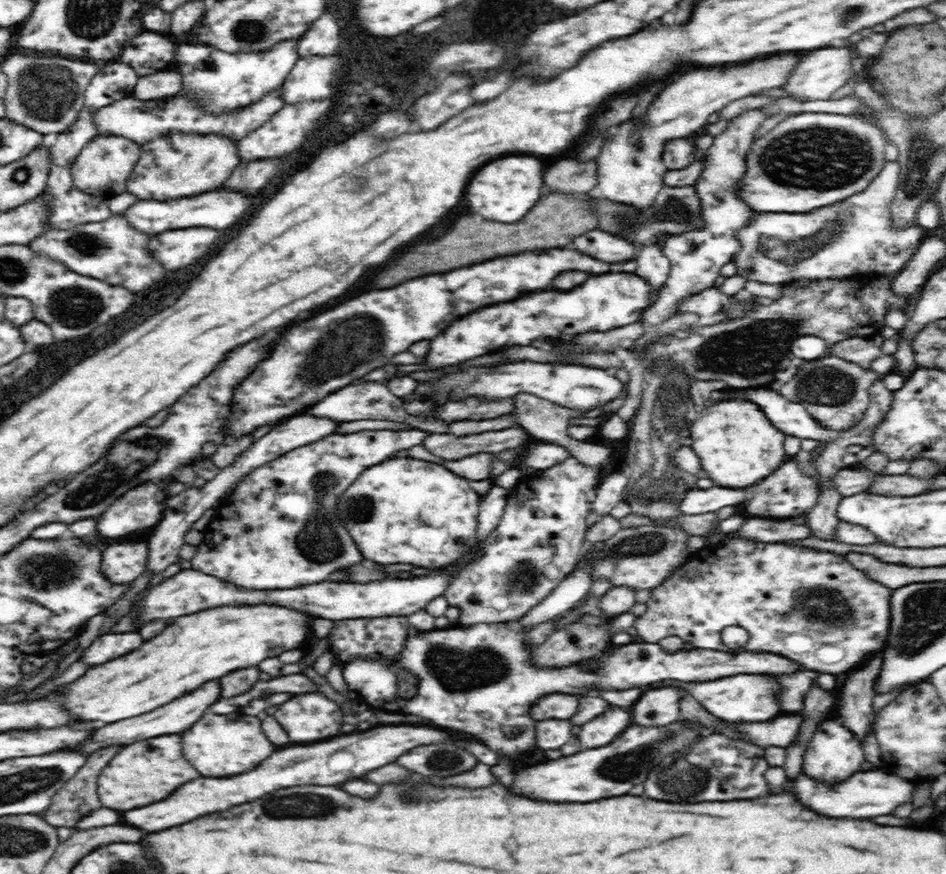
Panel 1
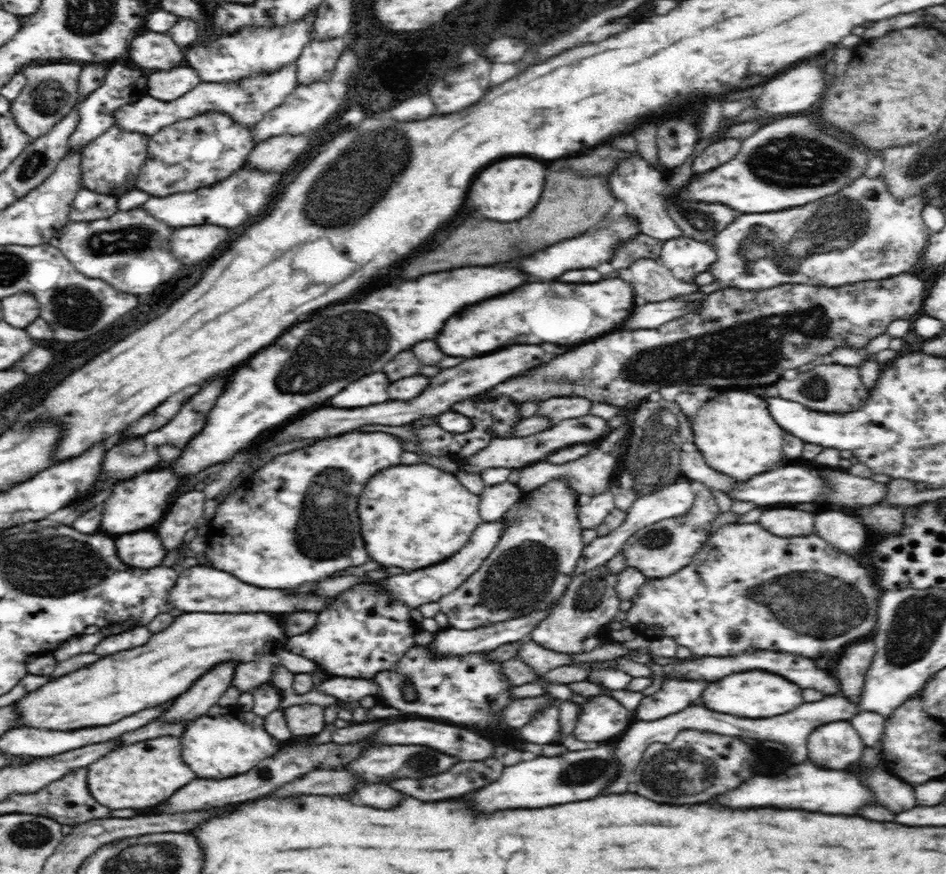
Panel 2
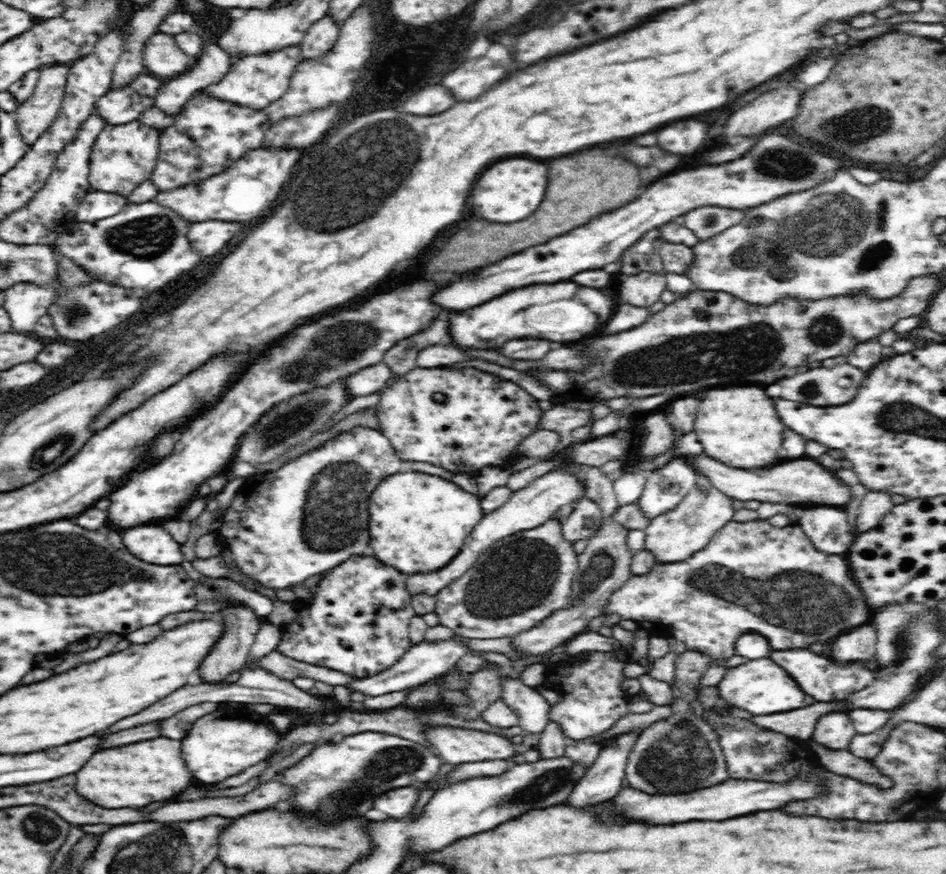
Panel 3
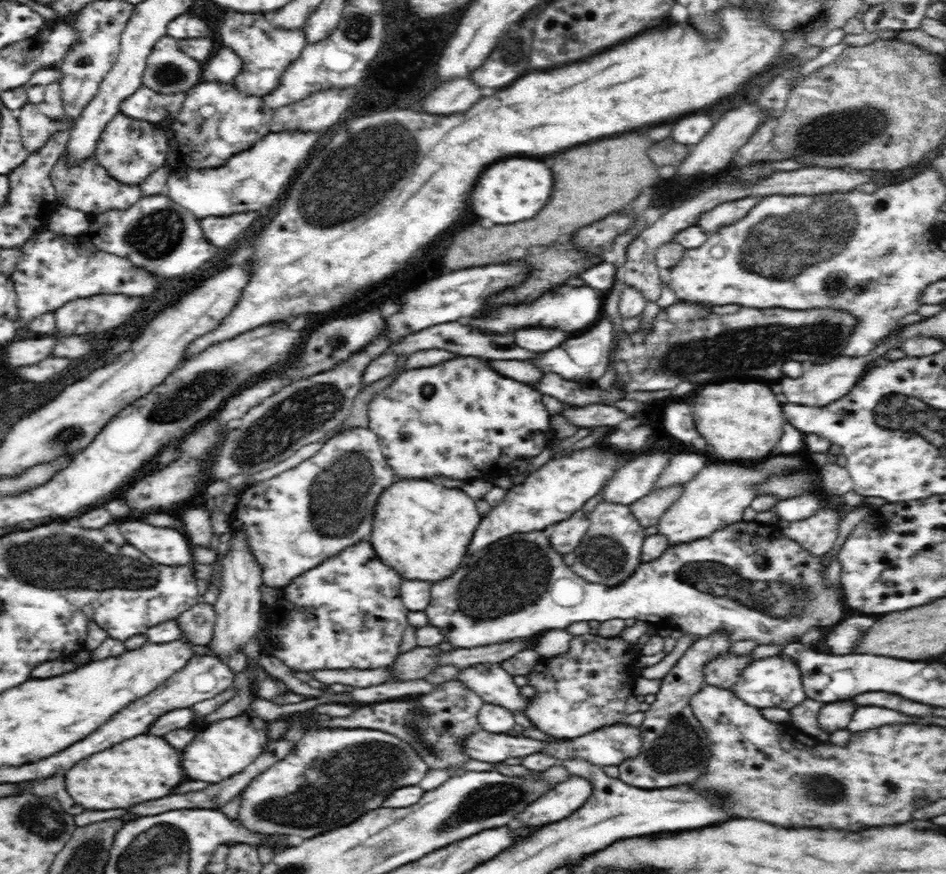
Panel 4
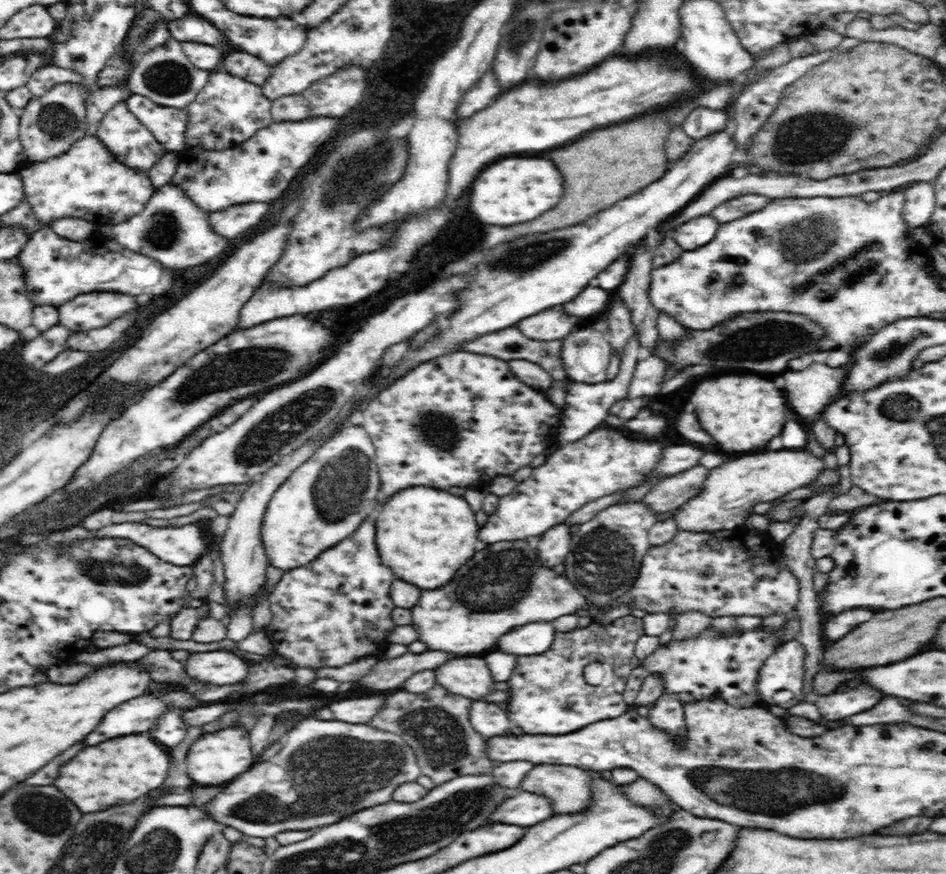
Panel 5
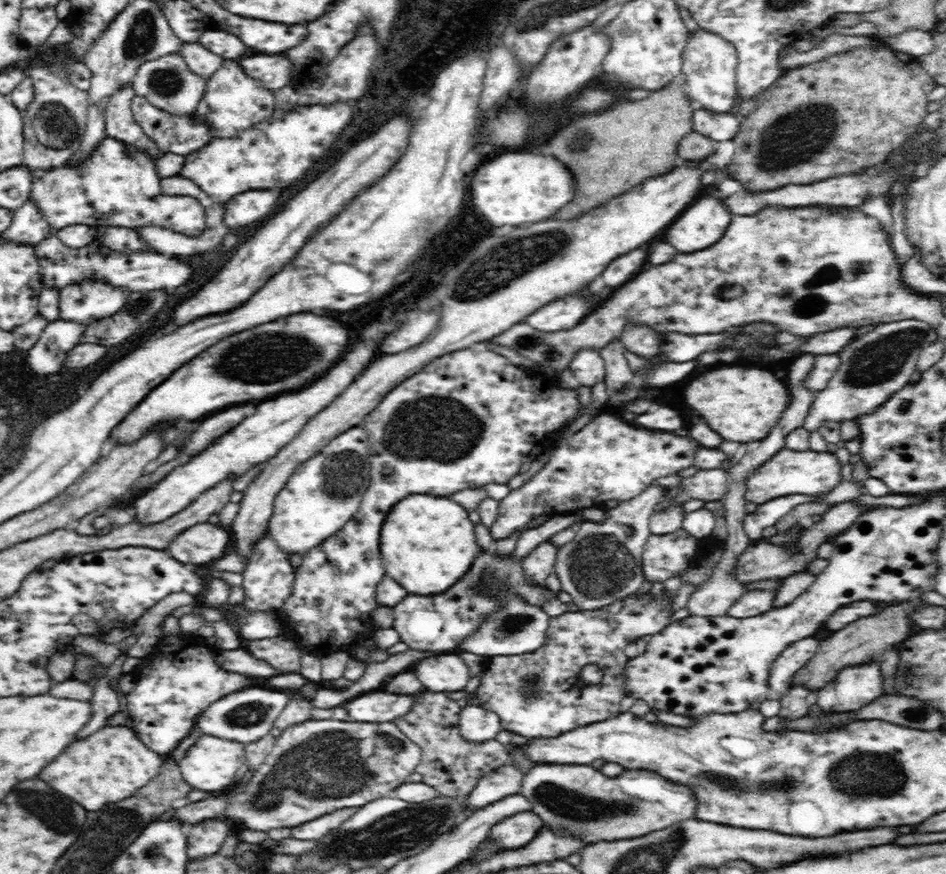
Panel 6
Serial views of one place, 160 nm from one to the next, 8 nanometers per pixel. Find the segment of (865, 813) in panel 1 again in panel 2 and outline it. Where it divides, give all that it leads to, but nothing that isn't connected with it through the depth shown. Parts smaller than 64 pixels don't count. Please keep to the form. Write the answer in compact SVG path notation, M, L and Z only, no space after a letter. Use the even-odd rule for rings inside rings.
M810 758L802 764L788 768L786 774L768 778L768 776L754 776L746 788L738 788L730 800L710 800L708 804L734 804L734 808L802 808L810 812L824 812L824 814L858 814L862 804L872 804L872 792L862 786L862 781L848 772L830 772L831 768L816 766Z

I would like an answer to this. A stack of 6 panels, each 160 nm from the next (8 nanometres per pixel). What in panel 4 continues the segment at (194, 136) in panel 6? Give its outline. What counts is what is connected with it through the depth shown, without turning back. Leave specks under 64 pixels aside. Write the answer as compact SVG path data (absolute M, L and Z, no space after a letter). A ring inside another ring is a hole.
M141 85L134 94L122 102L119 111L130 118L150 121L170 134L184 99L184 93L166 96Z

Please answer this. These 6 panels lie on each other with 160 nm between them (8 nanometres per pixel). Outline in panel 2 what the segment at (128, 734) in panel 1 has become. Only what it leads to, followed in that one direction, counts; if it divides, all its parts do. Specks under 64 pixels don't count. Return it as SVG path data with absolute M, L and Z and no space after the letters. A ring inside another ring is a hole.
M222 664L222 668L214 668L210 676L202 676L194 688L190 688L184 696L178 696L174 706L162 714L162 720L180 722L180 720L194 720L198 716L204 716L214 704L218 704L220 696L226 692L226 688L232 684L234 670L230 664Z

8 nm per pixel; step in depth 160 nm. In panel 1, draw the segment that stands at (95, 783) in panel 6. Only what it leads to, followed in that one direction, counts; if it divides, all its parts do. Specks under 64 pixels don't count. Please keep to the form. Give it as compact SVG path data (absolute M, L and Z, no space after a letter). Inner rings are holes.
M160 736L154 740L140 740L118 752L98 776L98 796L106 808L134 810L158 800L164 800L178 786L200 778L198 772L182 756L180 736Z

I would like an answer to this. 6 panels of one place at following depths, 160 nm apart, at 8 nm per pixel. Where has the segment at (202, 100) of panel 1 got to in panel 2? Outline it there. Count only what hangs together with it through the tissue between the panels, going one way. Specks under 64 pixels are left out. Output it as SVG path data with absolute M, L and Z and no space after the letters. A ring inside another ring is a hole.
M315 11L294 23L284 24L286 32L242 32L234 40L212 40L208 46L190 48L184 54L185 66L194 68L203 82L238 82L250 74L268 74L286 64L295 62L301 55L306 42L311 38L315 21Z

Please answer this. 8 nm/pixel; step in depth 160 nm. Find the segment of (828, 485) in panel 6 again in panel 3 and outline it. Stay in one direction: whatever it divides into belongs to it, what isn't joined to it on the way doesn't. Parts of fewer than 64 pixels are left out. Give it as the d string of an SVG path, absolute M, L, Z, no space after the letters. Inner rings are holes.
M699 474L692 490L672 510L651 518L650 524L644 529L646 551L654 556L655 563L678 563L686 560L694 552L702 550L716 532L732 521L734 513L734 500L722 494L721 490L716 490L706 475Z

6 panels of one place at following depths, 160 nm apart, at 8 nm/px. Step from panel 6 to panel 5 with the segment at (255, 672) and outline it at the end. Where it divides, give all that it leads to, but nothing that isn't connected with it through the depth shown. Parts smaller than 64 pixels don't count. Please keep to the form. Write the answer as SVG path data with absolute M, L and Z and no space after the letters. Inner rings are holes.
M225 650L194 653L184 665L190 678L216 686L236 684L250 676L246 659Z

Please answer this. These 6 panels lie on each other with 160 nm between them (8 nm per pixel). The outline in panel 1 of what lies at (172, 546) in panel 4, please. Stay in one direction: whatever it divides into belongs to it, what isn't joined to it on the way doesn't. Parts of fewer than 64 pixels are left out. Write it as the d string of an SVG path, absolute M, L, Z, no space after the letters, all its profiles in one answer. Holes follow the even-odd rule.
M114 544L102 554L102 572L116 584L136 580L147 568L148 544Z

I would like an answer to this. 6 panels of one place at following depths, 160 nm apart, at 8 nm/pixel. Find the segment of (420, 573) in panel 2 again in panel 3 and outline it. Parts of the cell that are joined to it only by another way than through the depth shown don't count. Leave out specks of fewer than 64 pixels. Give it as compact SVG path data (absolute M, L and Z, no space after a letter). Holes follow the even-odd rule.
M560 467L543 474L540 478L530 482L528 486L513 491L510 500L506 504L503 504L500 508L496 508L494 512L488 512L480 520L480 524L472 530L472 534L466 538L460 554L448 566L444 566L438 572L414 574L414 576L405 578L407 592L412 592L412 594L430 594L430 596L438 594L438 590L442 590L444 586L448 586L450 582L460 578L470 566L473 566L478 556L494 543L498 542L498 540L505 539L507 536L516 534L517 532L527 531L531 528L536 528L538 525L543 525L562 506L566 506L566 504L577 504L584 496L585 486L583 480L575 472L569 472L569 470L565 470L565 467Z

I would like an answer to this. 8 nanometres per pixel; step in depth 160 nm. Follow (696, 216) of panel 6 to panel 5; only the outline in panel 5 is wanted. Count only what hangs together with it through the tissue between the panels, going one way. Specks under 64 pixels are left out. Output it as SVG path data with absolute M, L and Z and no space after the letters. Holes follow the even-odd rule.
M702 214L700 218L688 220L686 224L674 228L674 232L670 232L668 236L672 237L682 250L691 251L714 240L715 232L718 232L720 226L720 221L714 224L714 220L710 220L710 214Z

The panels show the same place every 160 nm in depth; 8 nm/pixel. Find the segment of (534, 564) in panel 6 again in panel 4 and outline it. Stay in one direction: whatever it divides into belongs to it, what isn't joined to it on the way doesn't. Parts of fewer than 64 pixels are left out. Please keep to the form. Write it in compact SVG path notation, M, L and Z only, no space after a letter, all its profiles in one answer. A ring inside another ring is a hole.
M580 509L570 518L553 524L550 546L558 553L574 552L586 530L588 530L588 517L586 518L584 512Z

